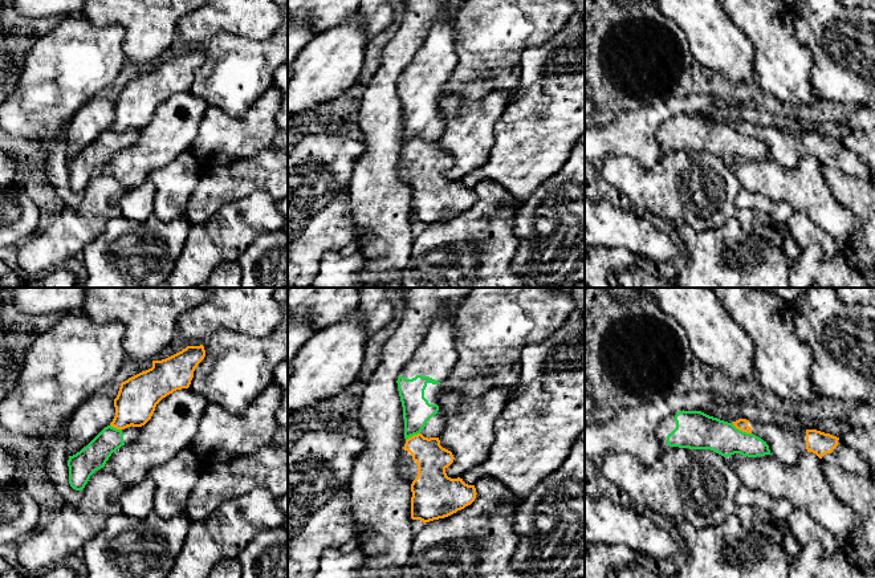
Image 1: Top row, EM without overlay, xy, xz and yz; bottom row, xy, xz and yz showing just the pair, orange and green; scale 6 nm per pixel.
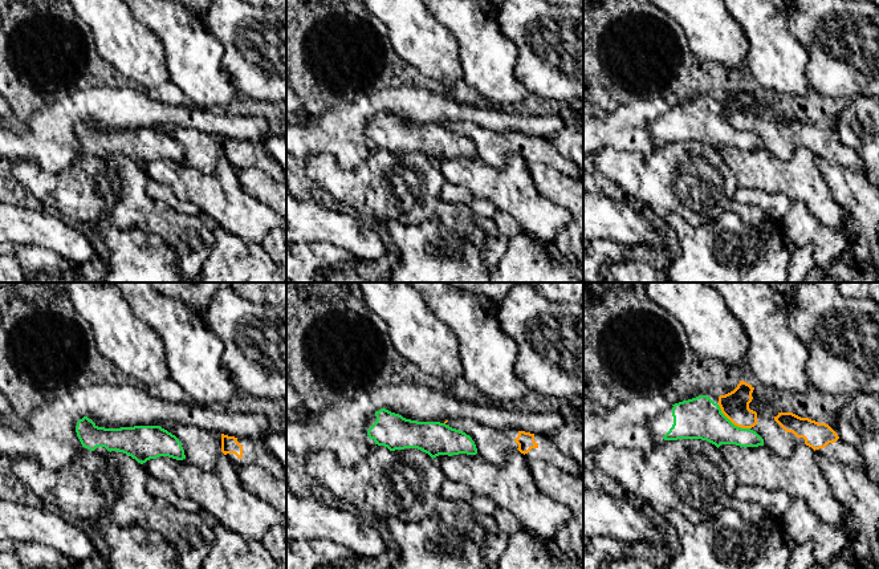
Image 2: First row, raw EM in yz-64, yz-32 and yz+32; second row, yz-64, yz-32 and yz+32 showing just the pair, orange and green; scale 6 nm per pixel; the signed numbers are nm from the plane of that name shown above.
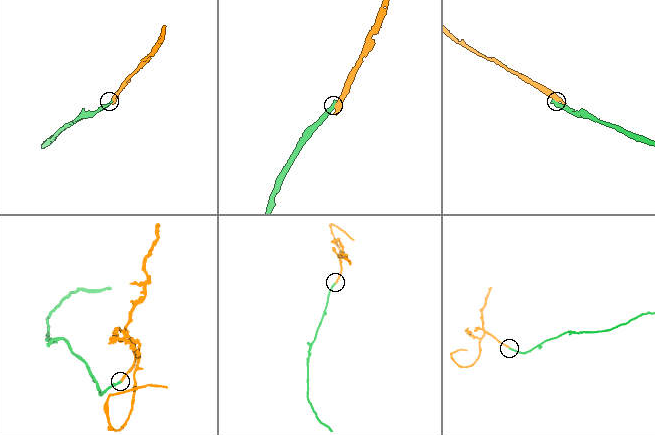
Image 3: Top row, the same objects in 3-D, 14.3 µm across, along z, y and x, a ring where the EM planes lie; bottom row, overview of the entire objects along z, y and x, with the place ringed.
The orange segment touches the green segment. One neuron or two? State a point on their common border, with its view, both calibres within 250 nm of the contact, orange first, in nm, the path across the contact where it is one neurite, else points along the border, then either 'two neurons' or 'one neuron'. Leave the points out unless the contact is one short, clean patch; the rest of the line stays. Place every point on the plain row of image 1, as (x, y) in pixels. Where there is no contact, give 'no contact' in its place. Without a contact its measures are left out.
meets orange in yz at (741, 133); 70 nm thick on the orange side, 220 nm on the other; border along yz (732, 126), (751, 137); two neurons

